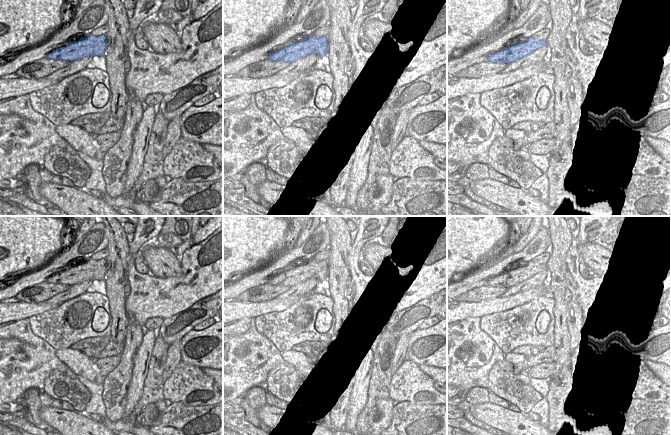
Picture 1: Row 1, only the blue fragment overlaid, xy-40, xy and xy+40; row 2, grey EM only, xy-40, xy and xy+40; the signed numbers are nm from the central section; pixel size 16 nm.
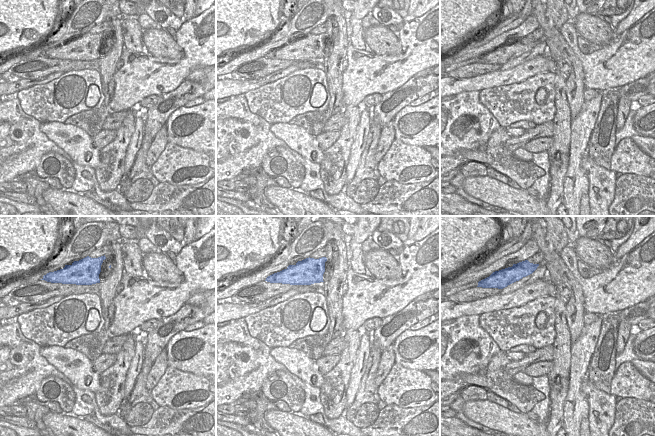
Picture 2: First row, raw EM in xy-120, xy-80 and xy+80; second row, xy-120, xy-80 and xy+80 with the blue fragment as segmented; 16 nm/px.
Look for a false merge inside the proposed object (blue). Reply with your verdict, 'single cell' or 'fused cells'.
single cell

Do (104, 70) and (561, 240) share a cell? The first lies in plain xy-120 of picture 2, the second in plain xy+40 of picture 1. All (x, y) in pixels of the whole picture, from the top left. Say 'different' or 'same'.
same

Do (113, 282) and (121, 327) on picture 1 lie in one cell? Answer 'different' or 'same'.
same

